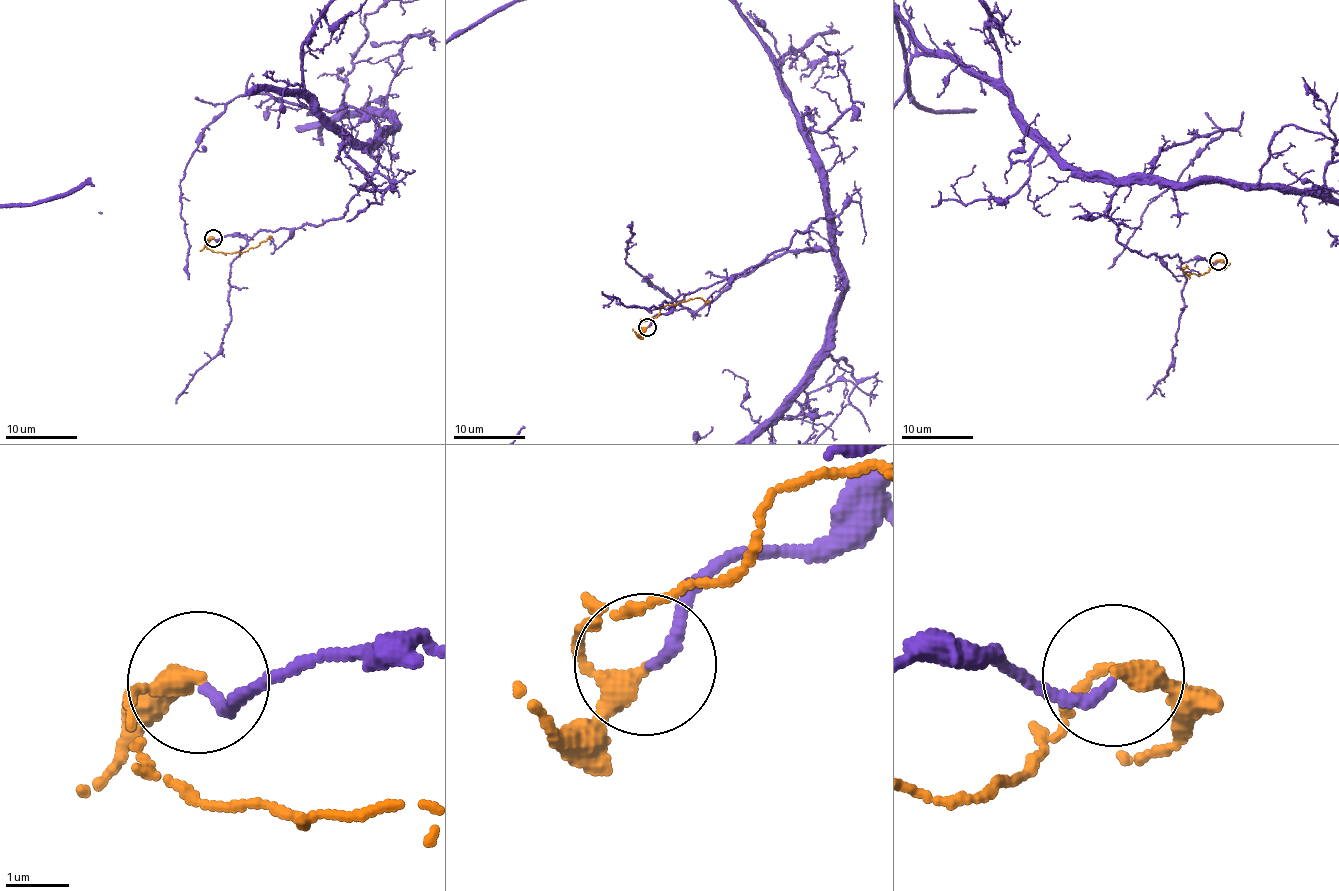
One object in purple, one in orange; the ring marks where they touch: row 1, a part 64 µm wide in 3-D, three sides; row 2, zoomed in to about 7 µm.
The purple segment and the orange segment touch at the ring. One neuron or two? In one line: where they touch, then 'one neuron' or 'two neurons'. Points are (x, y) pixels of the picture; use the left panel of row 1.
place (213, 238); one neuron

